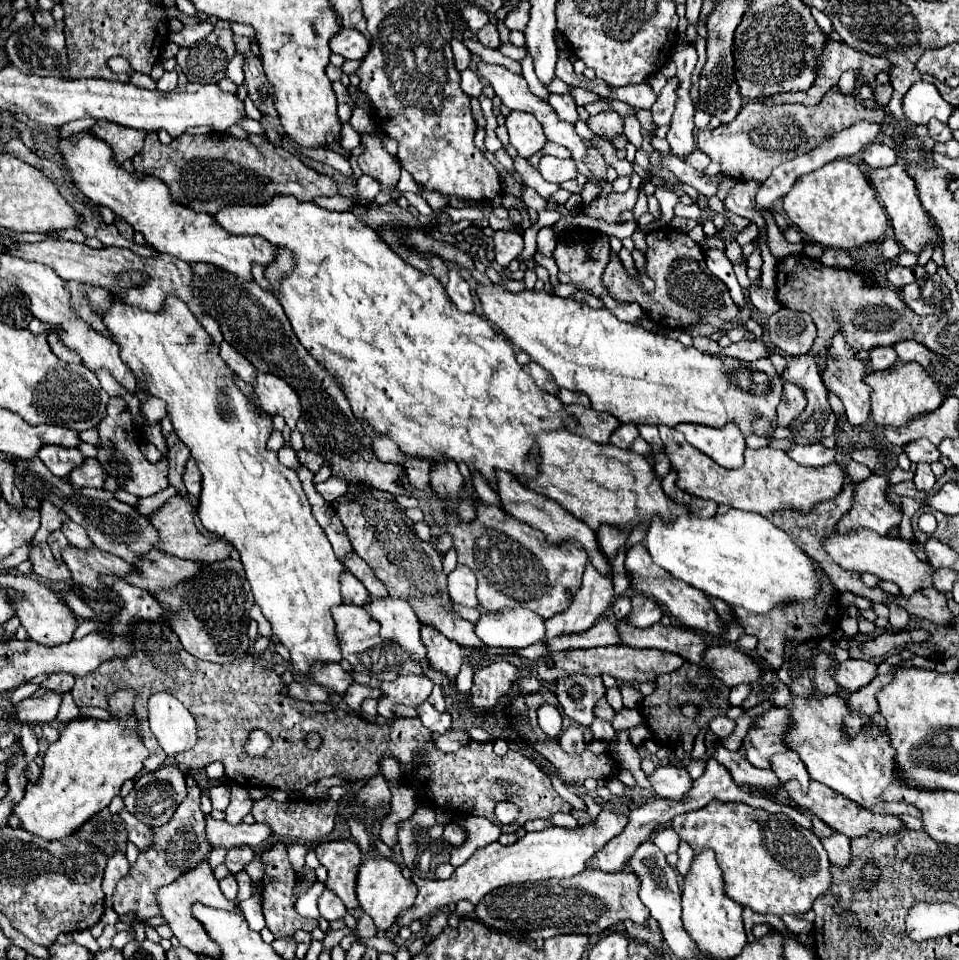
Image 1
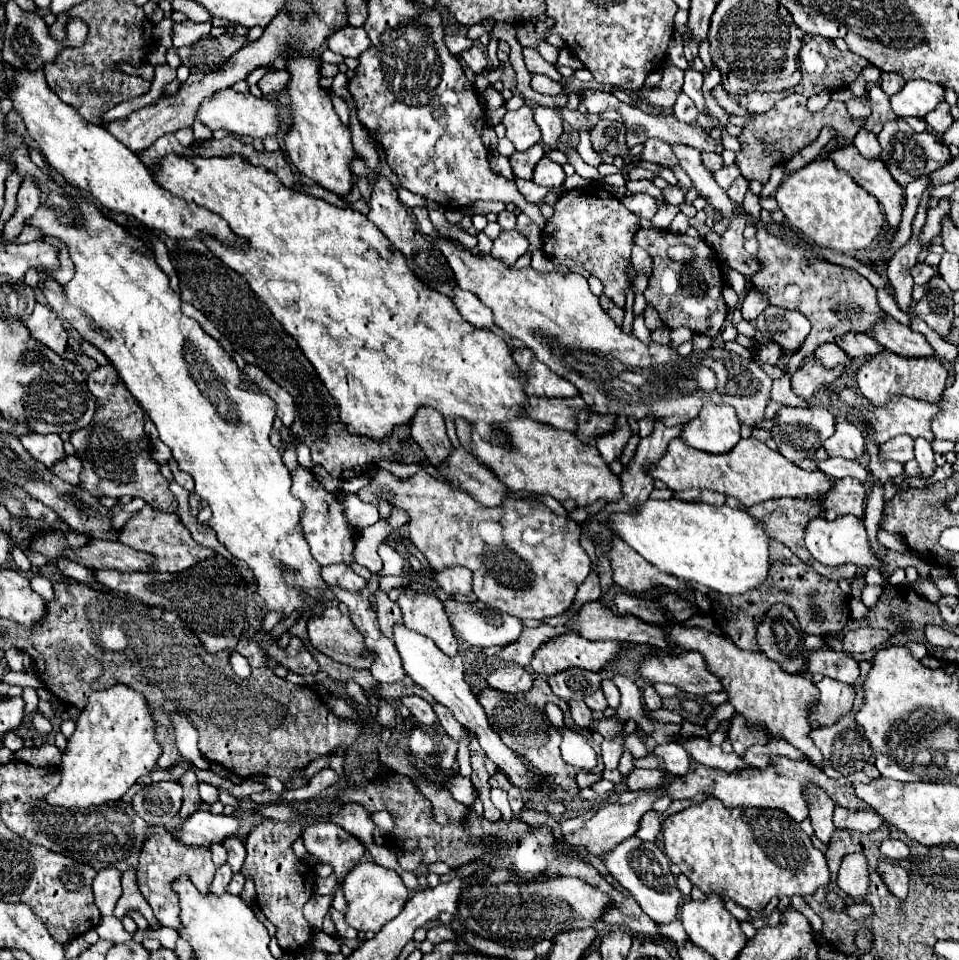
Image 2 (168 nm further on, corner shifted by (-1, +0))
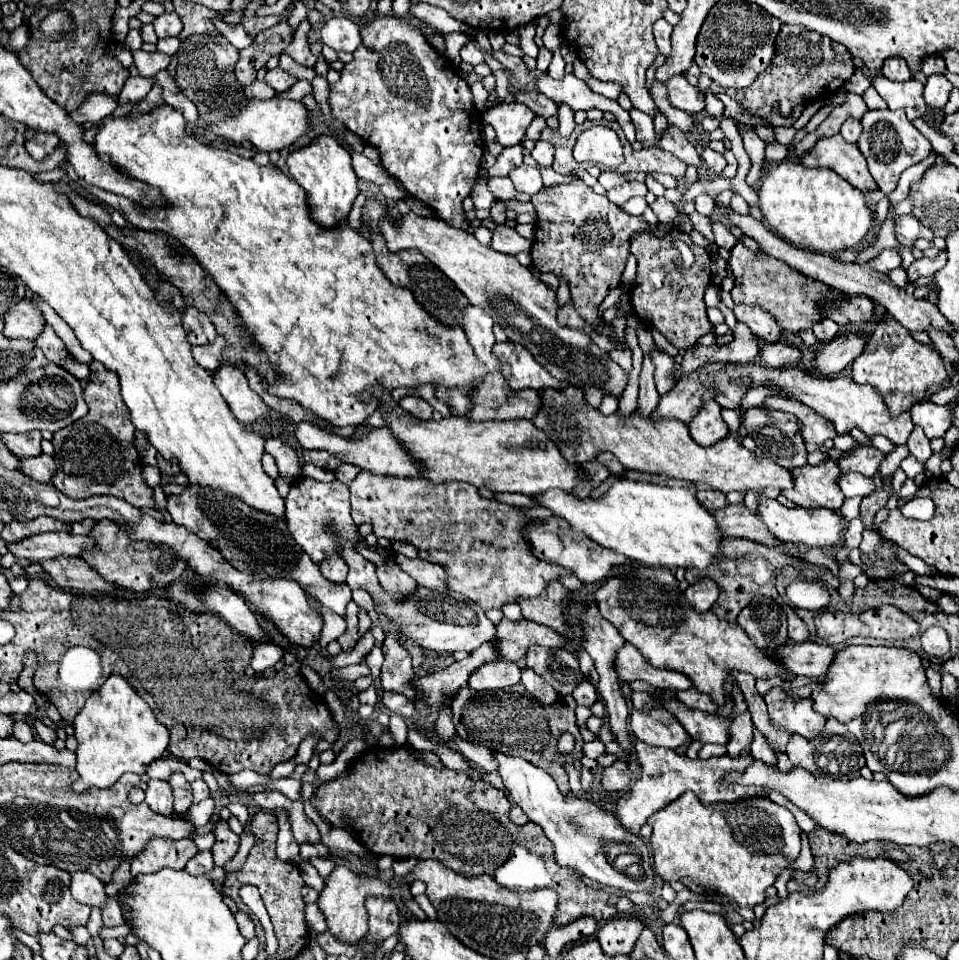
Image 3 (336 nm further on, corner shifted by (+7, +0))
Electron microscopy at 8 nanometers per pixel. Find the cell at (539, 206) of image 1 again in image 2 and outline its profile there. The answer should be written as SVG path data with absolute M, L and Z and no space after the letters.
M514 179L514 181L516 181L516 187L520 189L520 193L524 195L524 199L532 201L532 203L540 203L546 197L546 193L552 191L548 187L536 185L534 181L526 181L526 179Z

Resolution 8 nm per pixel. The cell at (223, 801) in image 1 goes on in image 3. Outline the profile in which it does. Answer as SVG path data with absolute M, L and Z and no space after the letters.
M198 779L192 783L192 795L194 795L194 803L200 803L202 799L210 797L210 789L202 779Z

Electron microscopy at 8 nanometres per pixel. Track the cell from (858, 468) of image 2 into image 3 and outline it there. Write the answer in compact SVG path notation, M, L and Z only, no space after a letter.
M860 473L844 475L844 495L846 497L866 497L876 489L874 477L864 477Z

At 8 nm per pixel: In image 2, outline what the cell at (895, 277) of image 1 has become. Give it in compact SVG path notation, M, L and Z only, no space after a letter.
M916 263L912 267L912 279L916 285L926 285L934 273L936 273L936 269L928 267L926 263Z

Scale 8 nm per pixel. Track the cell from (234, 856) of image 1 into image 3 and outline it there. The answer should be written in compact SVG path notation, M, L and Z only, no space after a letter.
M218 821L216 823L216 829L214 829L214 837L216 837L216 843L212 847L212 853L214 853L214 863L218 867L222 867L224 863L228 863L236 851L238 851L238 845L240 845L240 837L236 833L232 833L232 829L228 827L226 821Z

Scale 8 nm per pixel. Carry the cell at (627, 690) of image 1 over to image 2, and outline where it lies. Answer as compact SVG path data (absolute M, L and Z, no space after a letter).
M616 675L614 683L622 695L620 707L618 707L618 717L622 717L626 721L634 720L644 733L651 734L655 729L655 722L646 718L642 711L642 693L640 693L638 685L634 681L626 679L624 675Z

